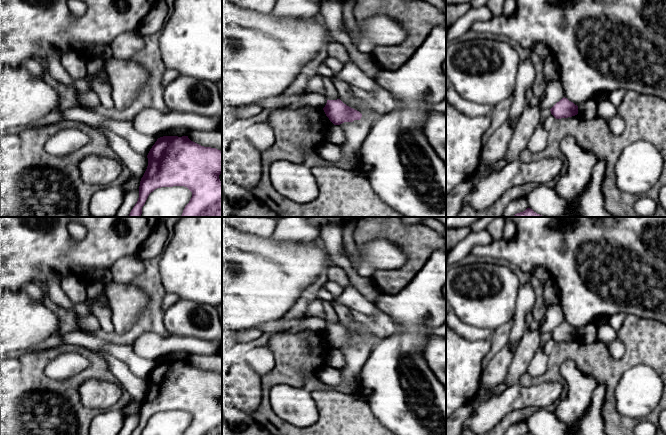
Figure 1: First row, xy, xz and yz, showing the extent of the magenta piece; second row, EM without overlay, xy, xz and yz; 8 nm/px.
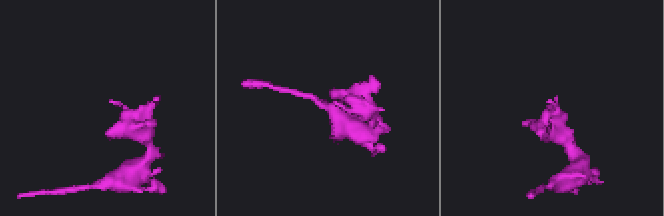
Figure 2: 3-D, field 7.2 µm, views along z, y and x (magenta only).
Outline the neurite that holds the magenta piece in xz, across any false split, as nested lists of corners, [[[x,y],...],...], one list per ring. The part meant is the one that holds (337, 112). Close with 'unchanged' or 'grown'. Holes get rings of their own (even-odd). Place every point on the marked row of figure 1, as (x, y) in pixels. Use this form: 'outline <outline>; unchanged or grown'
outline [[[340,99],[327,100],[323,110],[334,125],[340,125],[344,122],[353,122],[354,120],[360,120],[362,117],[359,111],[347,106]]]; unchanged

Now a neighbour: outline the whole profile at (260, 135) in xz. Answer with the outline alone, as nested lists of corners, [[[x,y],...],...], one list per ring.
[[[267,121],[255,123],[245,130],[244,136],[260,154],[274,143],[274,132]]]

